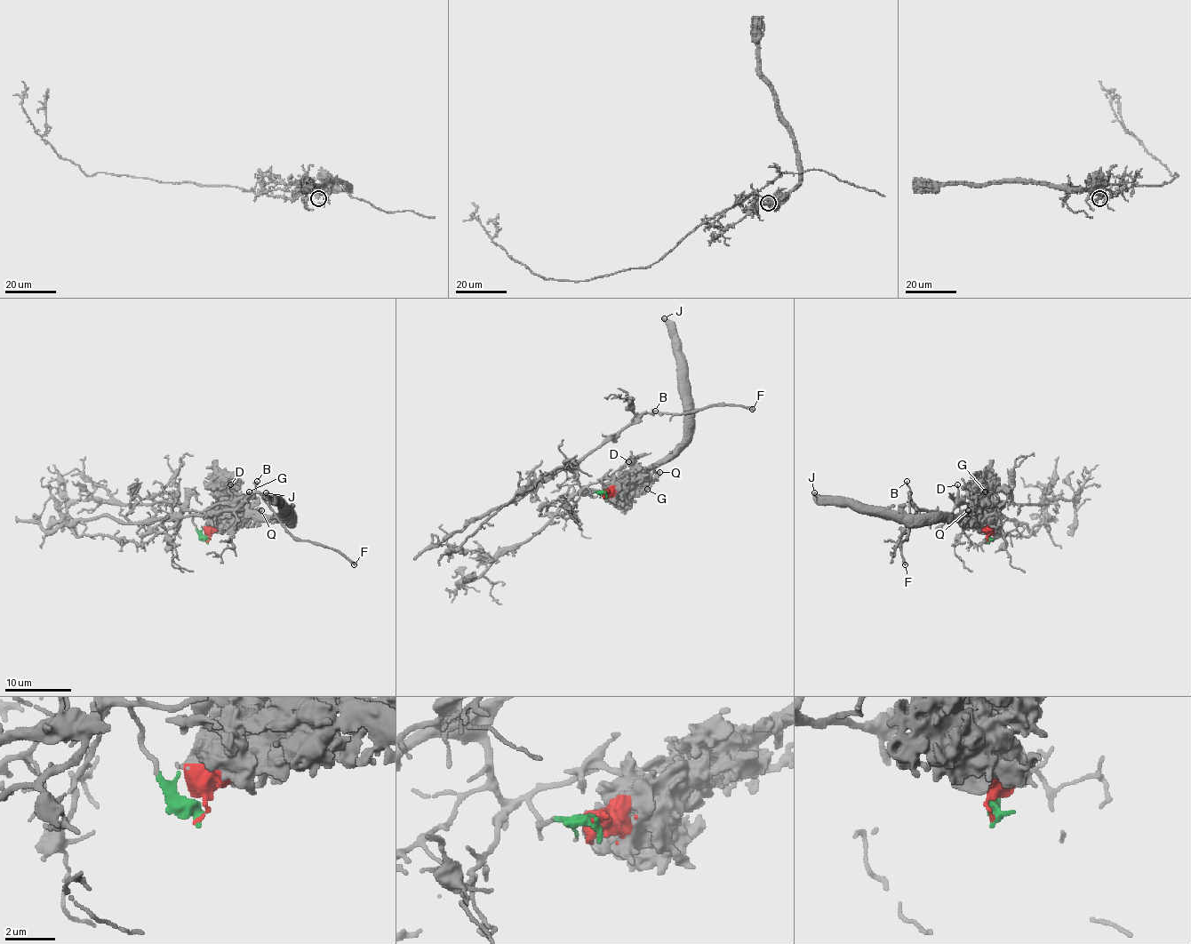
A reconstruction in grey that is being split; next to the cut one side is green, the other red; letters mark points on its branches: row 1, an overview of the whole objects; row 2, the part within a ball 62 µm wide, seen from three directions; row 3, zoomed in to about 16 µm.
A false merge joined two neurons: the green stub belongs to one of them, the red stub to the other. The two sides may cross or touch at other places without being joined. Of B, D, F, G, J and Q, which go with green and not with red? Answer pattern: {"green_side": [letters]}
{"green_side": ["B", "D", "F"]}

